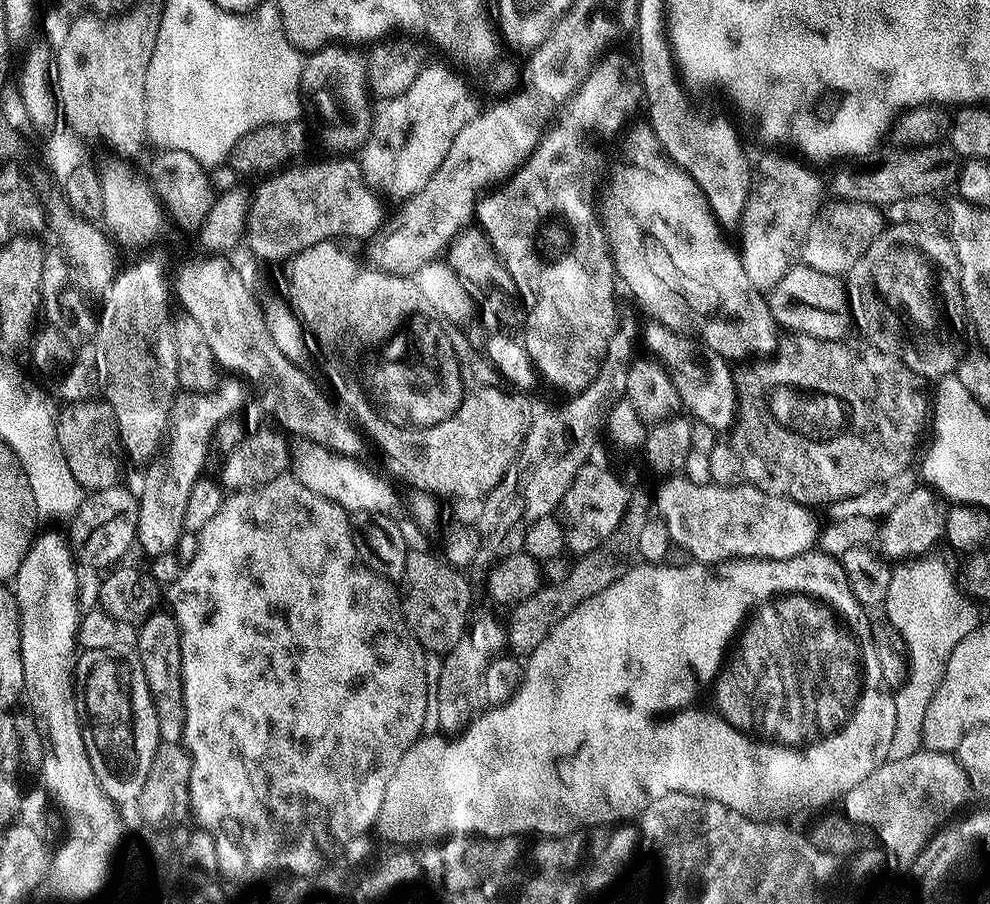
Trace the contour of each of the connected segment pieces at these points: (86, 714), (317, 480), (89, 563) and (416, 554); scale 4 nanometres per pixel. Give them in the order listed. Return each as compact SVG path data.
M100 658L88 672L82 688L82 738L86 742L86 754L102 790L118 806L135 805L139 801L142 786L146 784L146 774L150 772L150 762L161 744L158 734L157 714L150 698L150 688L146 686L146 674L139 662L132 664L124 658Z
M300 442L295 446L290 456L290 468L298 482L314 494L318 494L327 500L333 500L338 506L342 506L349 513L355 514L392 514L395 513L396 496L392 488L380 476L375 476L364 464L359 464L359 459L351 456L342 456L338 452L332 452L321 444Z
M124 487L103 488L85 495L82 506L76 511L75 516L71 517L70 547L75 559L85 569L99 569L99 564L106 563L112 555L124 556L128 552L128 547L136 544L140 502L135 491L131 492L130 489Z
M409 549L406 558L406 566L403 567L403 574L398 581L398 610L403 625L404 622L411 634L414 636L413 641L419 644L428 652L443 656L452 651L458 644L460 638L466 634L468 621L468 600L470 598L470 588L463 573L456 571L447 563L444 563L439 557L434 557L424 550Z

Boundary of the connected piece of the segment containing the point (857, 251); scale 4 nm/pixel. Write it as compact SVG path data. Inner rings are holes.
M839 198L833 200L833 204L825 203L810 222L810 230L800 245L798 256L805 268L843 277L851 273L852 268L863 258L864 251L880 237L886 227L886 216L874 204Z

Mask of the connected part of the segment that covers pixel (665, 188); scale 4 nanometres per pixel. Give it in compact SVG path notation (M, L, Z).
M648 125L647 128L636 128L636 132L632 132L632 140L628 140L628 144L632 144L632 148L624 148L624 164L620 164L620 168L616 168L616 176L612 176L612 188L602 188L599 193L598 219L601 228L604 230L604 237L608 240L608 250L612 254L612 265L616 268L619 283L623 287L625 284L632 291L633 298L652 315L649 317L655 323L664 324L668 328L677 329L685 334L691 334L698 338L699 343L708 352L717 352L725 360L735 361L740 358L740 340L764 340L764 336L777 335L778 325L772 319L765 293L757 290L750 282L750 278L746 278L746 270L742 266L739 251L734 247L733 241L731 244L724 237L727 236L725 229L721 228L720 223L716 221L716 215L710 210L698 182L694 182L694 178L690 178L690 174L686 174L686 170L679 168L666 155L664 148L658 142L658 138L652 140L654 130L648 132L649 129L650 126Z

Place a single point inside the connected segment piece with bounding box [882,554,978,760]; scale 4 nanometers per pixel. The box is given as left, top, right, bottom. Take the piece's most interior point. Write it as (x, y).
(923, 606)

